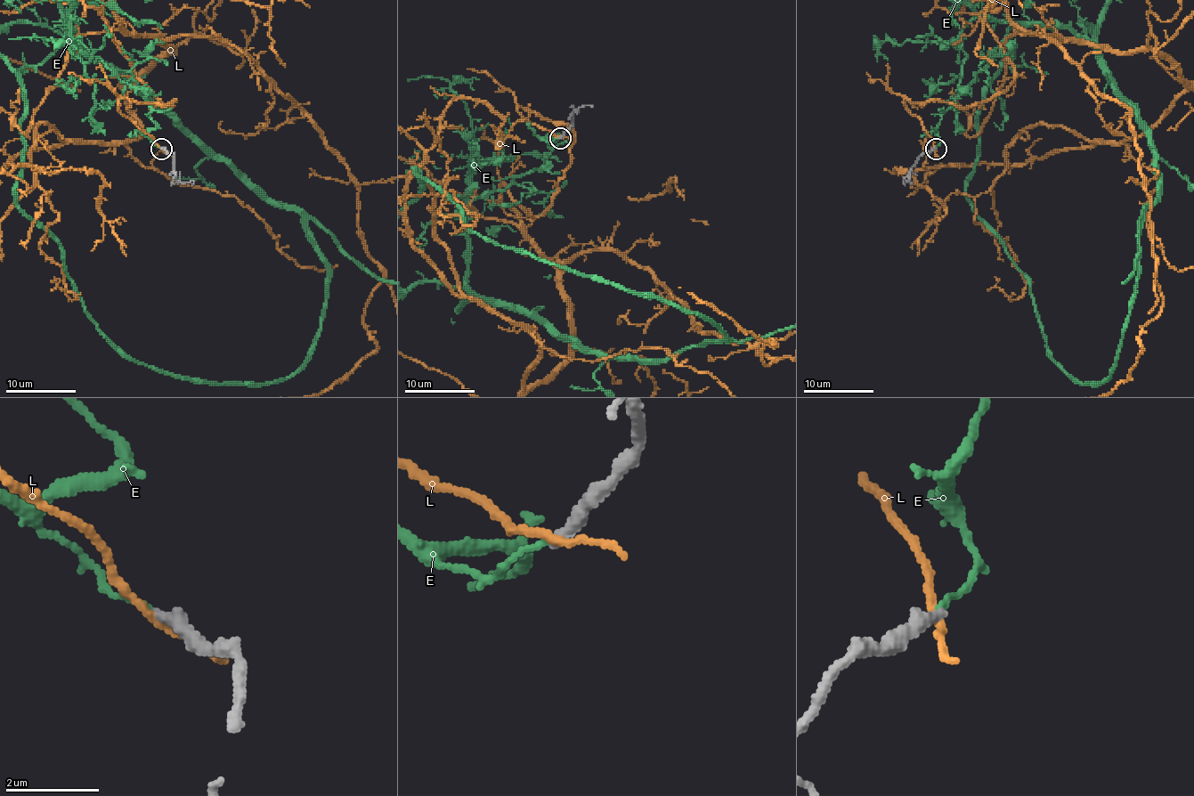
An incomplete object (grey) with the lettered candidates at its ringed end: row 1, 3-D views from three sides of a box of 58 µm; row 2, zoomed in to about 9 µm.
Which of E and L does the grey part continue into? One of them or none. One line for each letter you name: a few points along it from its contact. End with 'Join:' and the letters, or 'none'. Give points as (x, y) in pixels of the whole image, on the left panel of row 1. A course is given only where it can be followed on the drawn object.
Join: none

